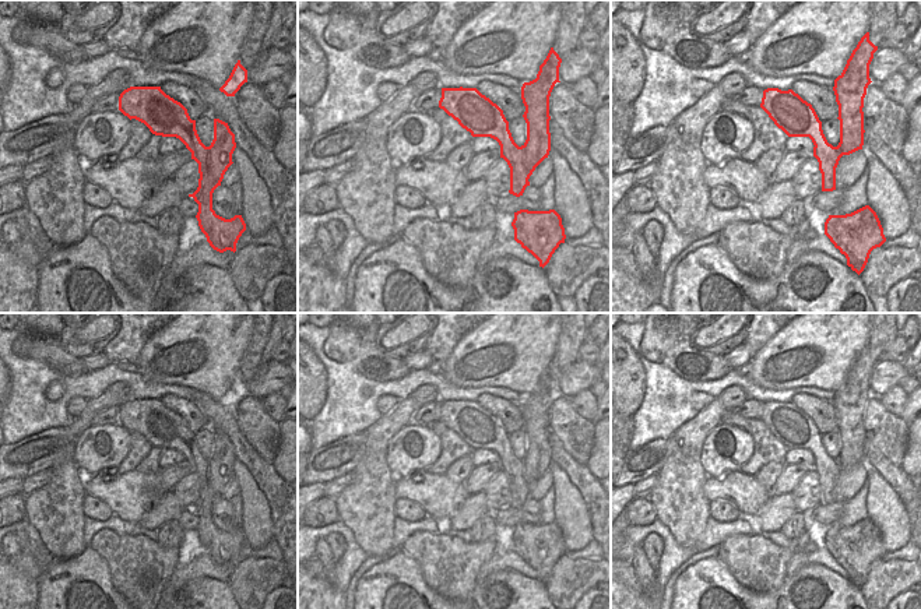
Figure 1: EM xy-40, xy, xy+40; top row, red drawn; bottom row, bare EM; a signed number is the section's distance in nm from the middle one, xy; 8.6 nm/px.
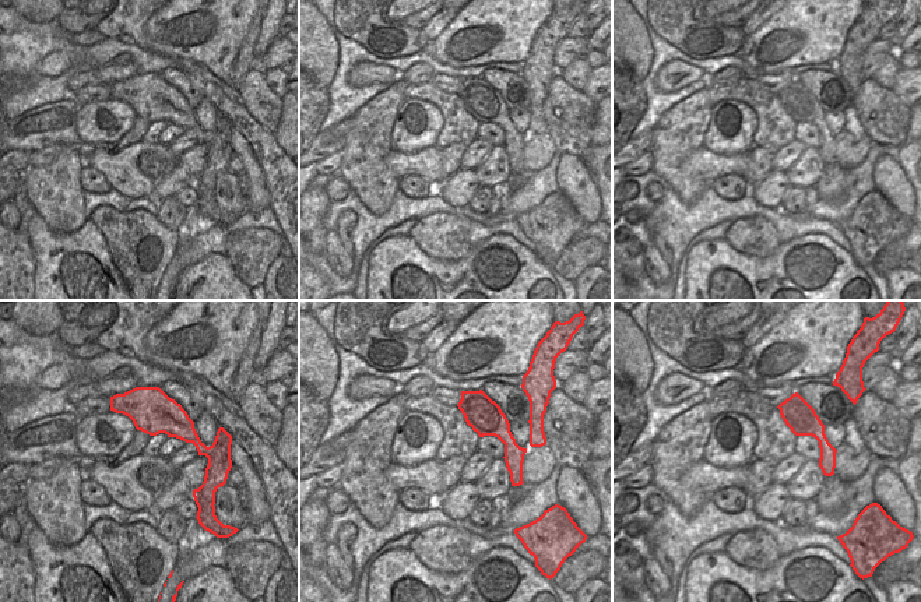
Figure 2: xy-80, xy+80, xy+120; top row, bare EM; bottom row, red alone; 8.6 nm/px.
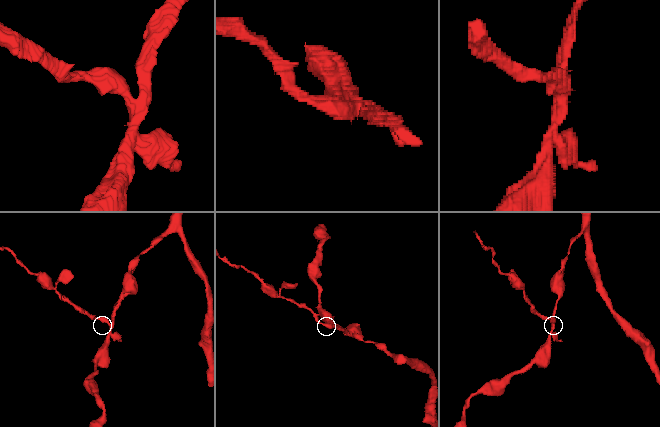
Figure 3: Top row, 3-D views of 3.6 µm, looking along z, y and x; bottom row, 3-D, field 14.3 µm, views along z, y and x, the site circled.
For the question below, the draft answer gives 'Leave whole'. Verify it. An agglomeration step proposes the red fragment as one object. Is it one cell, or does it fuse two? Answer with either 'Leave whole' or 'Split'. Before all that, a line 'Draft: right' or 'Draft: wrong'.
Draft: wrong
Split

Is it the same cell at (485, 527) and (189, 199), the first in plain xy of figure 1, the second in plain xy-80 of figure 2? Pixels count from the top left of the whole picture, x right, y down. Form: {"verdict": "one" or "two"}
{"verdict": "two"}

